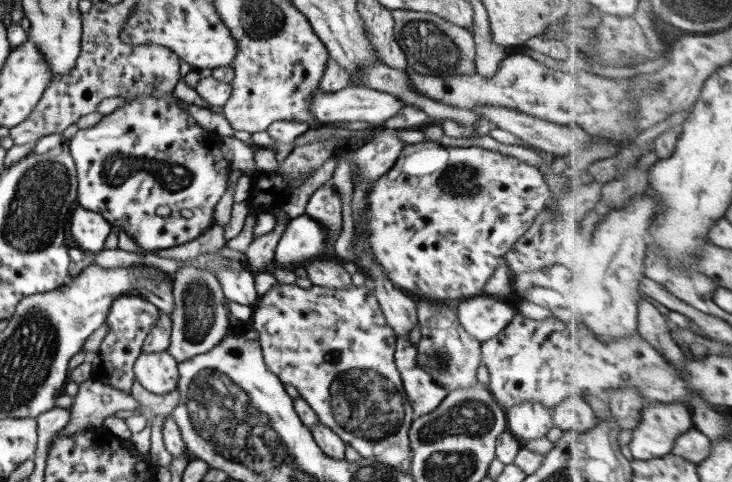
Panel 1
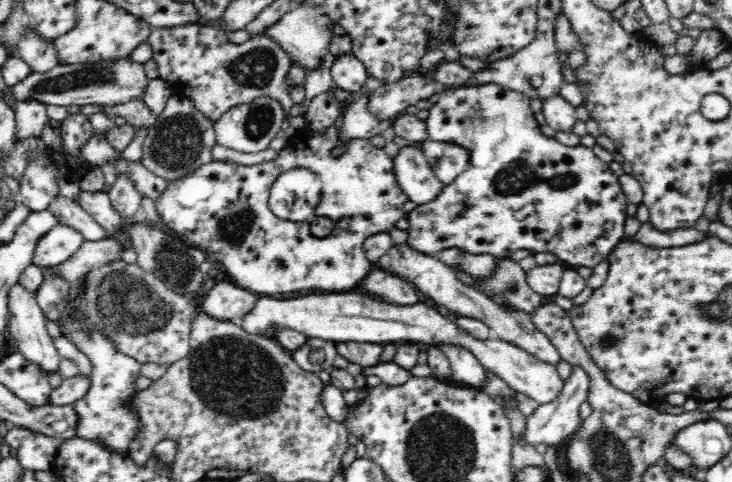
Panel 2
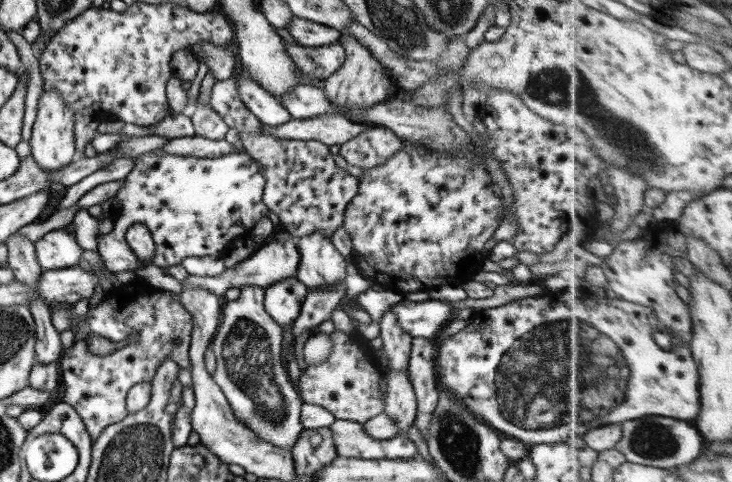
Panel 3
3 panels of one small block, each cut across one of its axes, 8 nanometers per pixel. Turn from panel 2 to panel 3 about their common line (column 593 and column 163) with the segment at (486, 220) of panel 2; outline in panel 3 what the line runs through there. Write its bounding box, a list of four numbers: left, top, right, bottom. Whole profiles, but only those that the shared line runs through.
[96,149,268,273]

